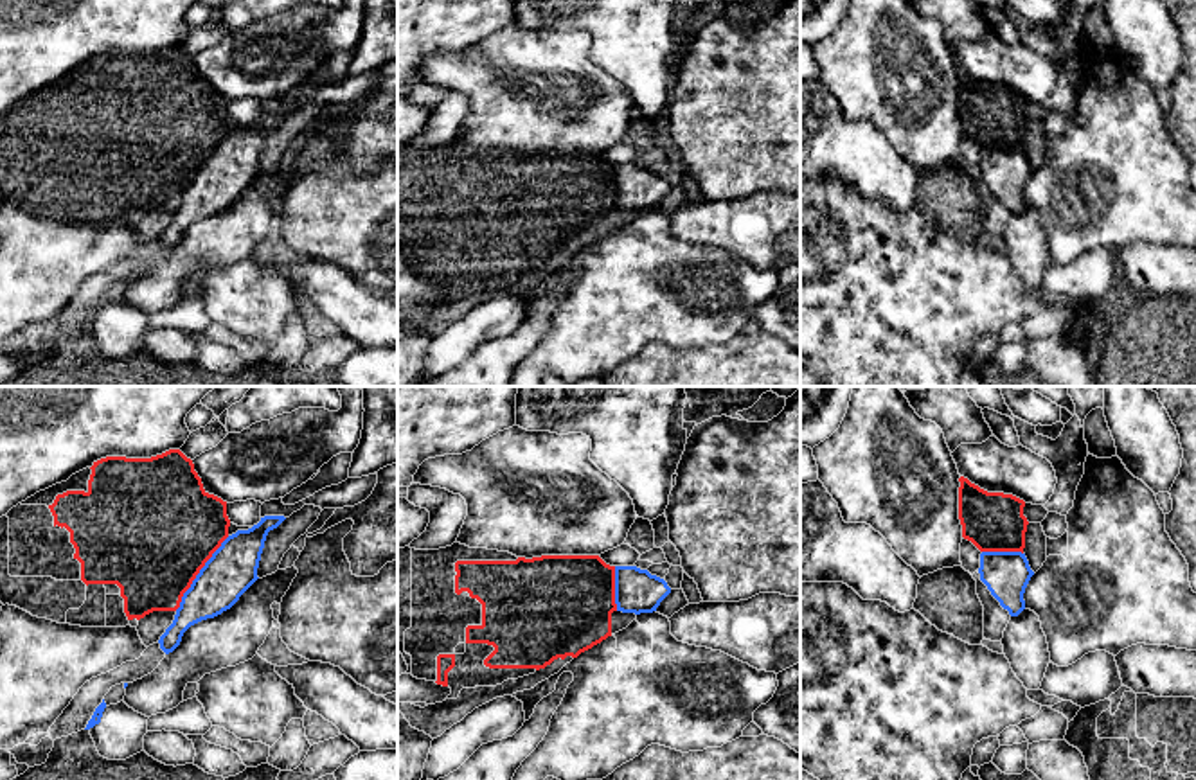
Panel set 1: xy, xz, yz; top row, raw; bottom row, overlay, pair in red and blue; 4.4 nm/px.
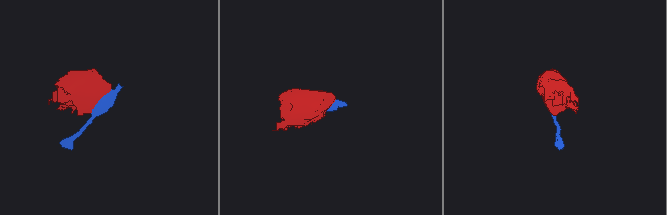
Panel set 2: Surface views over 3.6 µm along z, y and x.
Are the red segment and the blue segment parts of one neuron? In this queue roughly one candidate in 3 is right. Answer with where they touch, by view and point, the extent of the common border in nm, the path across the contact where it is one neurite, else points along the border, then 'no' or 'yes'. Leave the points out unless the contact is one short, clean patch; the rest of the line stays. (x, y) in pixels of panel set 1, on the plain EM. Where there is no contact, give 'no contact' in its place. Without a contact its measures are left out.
xy (198, 169) | 420 nm | along xy (229, 133), (200, 168), (175, 207) | no

